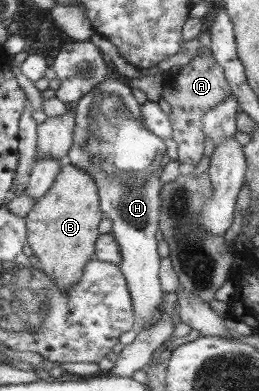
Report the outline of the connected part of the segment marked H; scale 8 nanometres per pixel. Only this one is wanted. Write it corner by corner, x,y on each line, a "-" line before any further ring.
108,75
86,95
70,106
74,113
72,145
65,162
89,175
97,185
100,211
111,222
110,234
120,251
120,265
128,283
132,307
137,319
134,331
147,327
146,321
154,315
163,293
158,283
158,253
156,227
160,209
159,181
162,169
168,164
164,142
149,129
142,127
140,104
130,95
128,84

